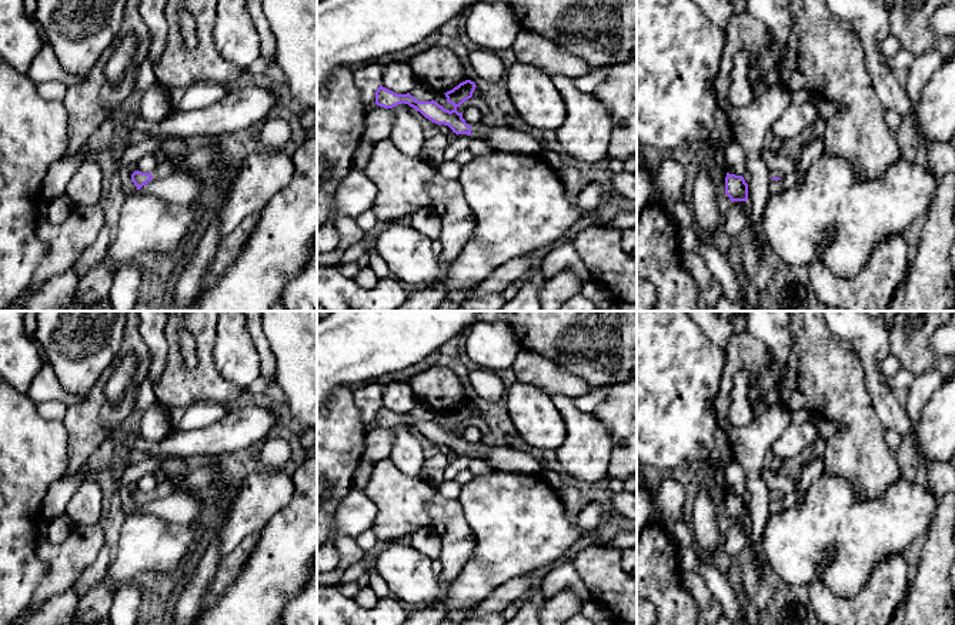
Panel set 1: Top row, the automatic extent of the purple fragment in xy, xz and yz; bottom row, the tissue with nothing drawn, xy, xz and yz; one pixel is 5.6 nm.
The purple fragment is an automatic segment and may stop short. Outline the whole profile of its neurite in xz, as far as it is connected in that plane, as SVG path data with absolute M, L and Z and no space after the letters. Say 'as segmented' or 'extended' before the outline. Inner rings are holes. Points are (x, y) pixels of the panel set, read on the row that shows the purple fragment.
extended; M465 80L460 83L453 90L444 93L447 97L447 101L454 106L454 108L445 110L443 106L431 101L418 101L415 100L410 93L407 94L397 94L383 86L380 86L375 91L375 104L384 108L393 108L398 104L408 104L410 107L420 111L425 118L431 120L435 124L444 124L448 126L453 133L458 134L467 134L475 138L487 138L488 128L487 126L477 124L470 126L463 118L463 113L458 113L457 108L468 98L473 97L473 93L475 90L475 83L471 80Z

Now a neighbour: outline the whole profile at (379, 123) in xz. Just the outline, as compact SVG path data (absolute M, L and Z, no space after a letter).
M377 106L365 116L365 128L363 133L363 140L377 144L384 138L390 138L393 126L394 114L391 108Z

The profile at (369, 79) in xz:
M371 64L364 66L353 73L354 81L360 91L360 100L365 106L367 113L373 111L375 104L375 91L381 86L381 78L385 66Z

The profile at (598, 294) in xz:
M592 278L582 285L581 294L590 300L595 308L604 311L608 311L615 303L612 293L604 284Z

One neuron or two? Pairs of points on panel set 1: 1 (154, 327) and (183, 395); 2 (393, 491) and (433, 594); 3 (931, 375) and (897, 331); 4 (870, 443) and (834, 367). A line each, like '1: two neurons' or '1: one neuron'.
1: two neurons
2: two neurons
3: two neurons
4: one neuron

